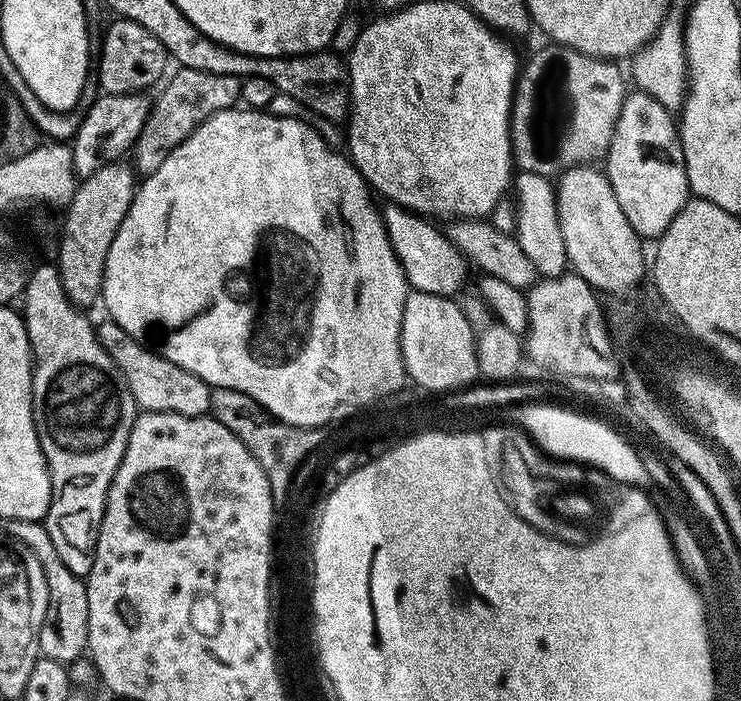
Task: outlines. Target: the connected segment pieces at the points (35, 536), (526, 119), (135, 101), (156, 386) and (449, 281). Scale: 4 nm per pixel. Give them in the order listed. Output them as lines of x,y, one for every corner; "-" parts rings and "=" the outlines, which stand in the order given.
6,520
2,524
3,531
26,545
38,558
42,570
46,574
48,587
48,605
46,618
40,631
40,656
68,666
81,659
88,647
88,623
90,622
90,602
86,602
87,583
81,577
70,574
58,558
58,550
54,550
54,542
50,542
50,534
38,520
=
548,42
545,45
529,58
528,64
526,60
516,81
516,94
512,97
512,159
519,171
552,178
566,168
596,162
599,156
600,159
607,157
618,114
622,114
626,76
620,73
619,63
579,52
564,44
=
131,92
130,94
101,94
96,97
94,106
84,115
82,126
76,131
71,141
73,152
73,170
77,177
92,176
102,166
117,163
133,151
133,144
146,125
150,109
147,95
=
105,319
104,325
96,328
96,337
100,340
102,350
110,354
118,370
126,378
126,386
136,399
137,409
145,412
177,412
187,416
209,415
212,406
212,388
202,378
174,366
159,351
153,350
135,340
122,326
=
385,203
382,208
384,225
392,243
394,254
408,279
409,289
438,294
439,296
455,297
456,291
468,280
470,265
464,255
448,240
443,231
435,228
431,219
411,212
409,208
401,208
398,204

